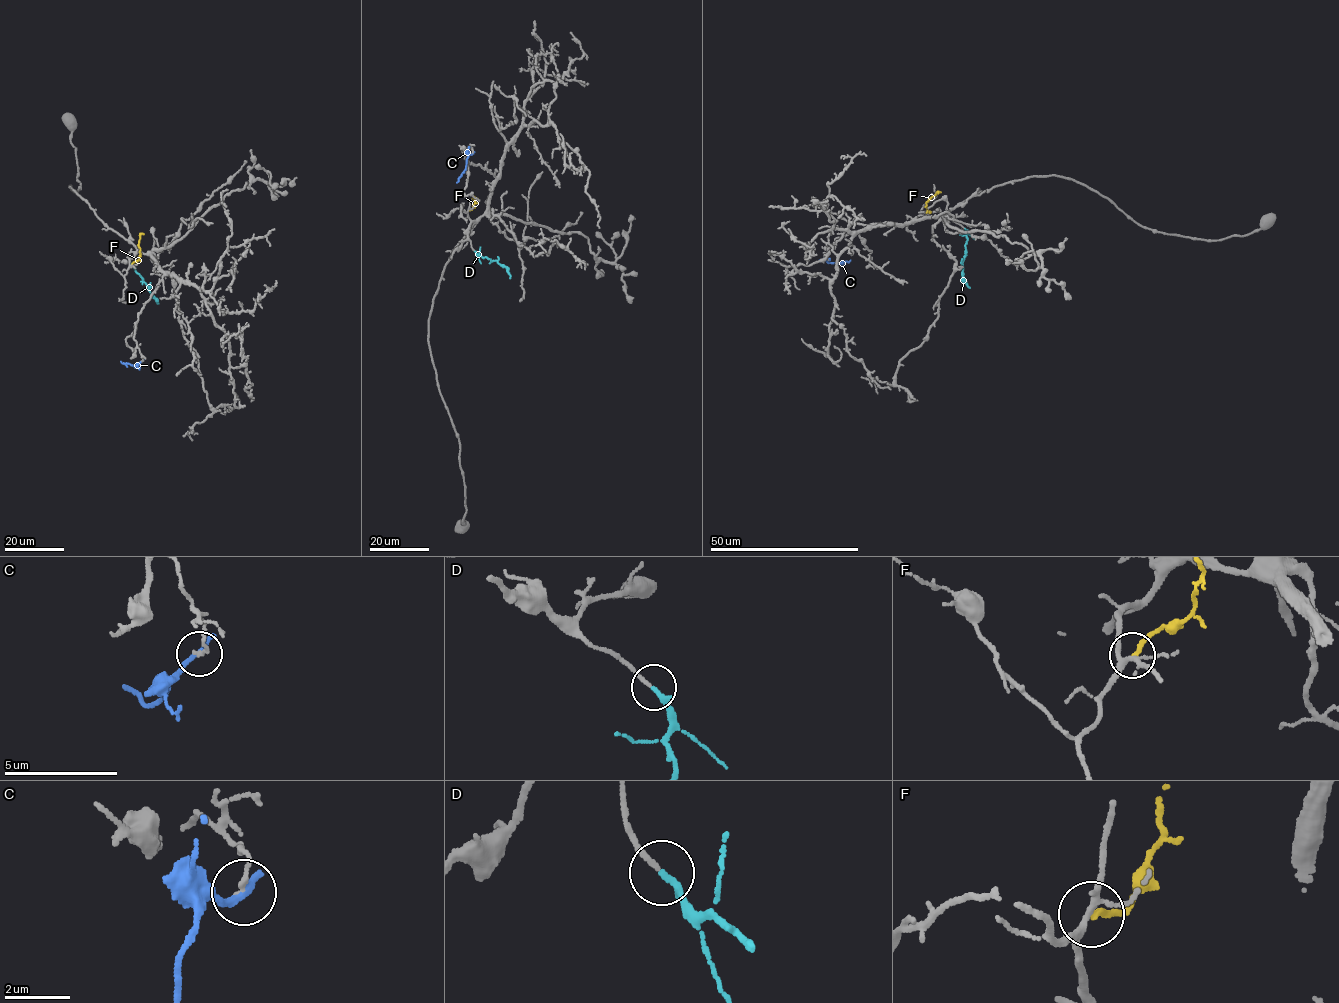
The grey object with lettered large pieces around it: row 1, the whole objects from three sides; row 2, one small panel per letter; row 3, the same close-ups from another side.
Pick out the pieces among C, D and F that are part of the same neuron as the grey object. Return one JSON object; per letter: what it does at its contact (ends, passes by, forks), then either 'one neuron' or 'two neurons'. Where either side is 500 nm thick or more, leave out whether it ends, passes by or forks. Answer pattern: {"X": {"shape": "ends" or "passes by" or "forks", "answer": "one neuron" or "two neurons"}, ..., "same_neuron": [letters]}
{"C": {"shape": "ends", "answer": "two neurons"}, "D": {"shape": "ends", "answer": "one neuron"}, "F": {"shape": "ends", "answer": "two neurons"}, "same_neuron": ["D"]}

